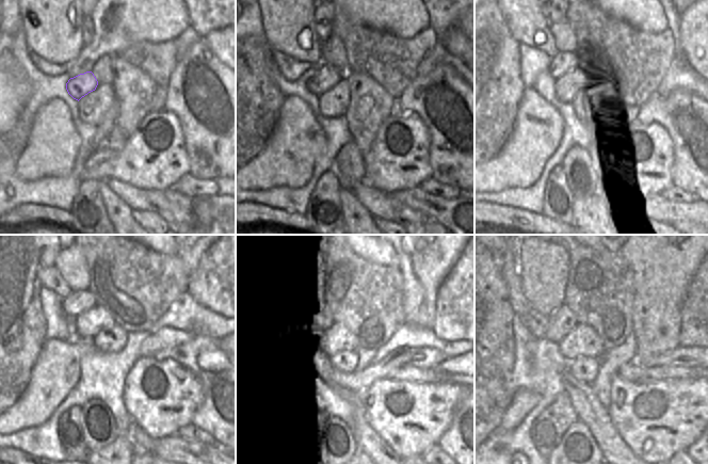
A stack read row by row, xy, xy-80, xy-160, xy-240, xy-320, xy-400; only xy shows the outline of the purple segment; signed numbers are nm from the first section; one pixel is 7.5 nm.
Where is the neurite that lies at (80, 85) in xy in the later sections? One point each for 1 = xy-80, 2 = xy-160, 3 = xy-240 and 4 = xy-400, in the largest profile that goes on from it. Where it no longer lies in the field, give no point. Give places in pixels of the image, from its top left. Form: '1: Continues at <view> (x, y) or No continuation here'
1: Continues at xy-80 (326, 76)
2: Continues at xy-160 (563, 62)
3: Continues at xy-240 (77, 303)
4: Continues at xy-400 (562, 321)

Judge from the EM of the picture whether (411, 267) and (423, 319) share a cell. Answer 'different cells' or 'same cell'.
same cell

